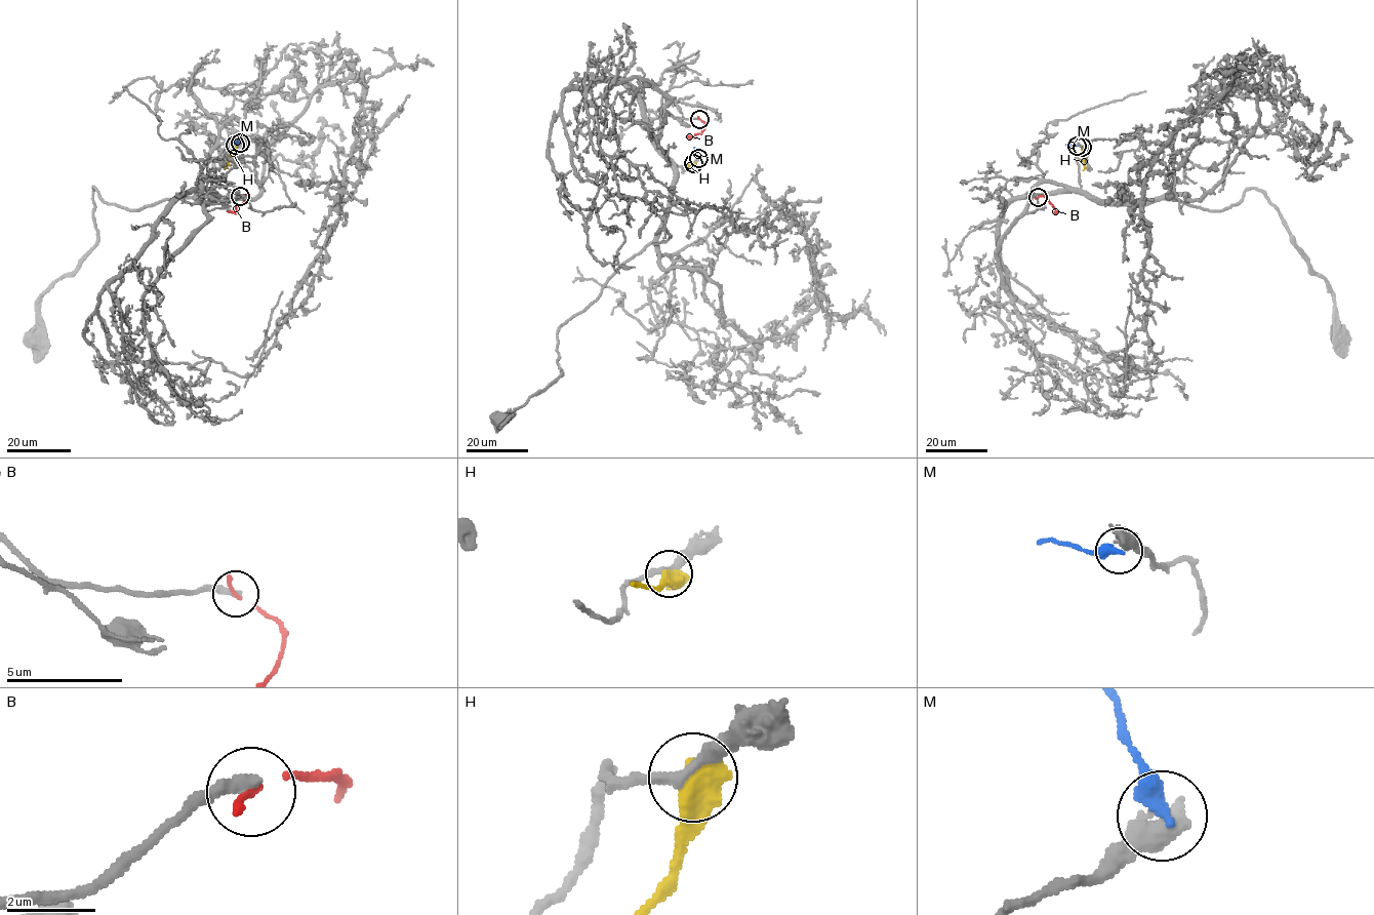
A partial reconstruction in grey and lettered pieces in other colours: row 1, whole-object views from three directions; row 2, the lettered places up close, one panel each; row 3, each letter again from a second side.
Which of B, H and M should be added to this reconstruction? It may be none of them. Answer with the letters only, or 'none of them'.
none of them

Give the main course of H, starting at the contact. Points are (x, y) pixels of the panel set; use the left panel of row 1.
H: (235, 144), (230, 161), (224, 168)

